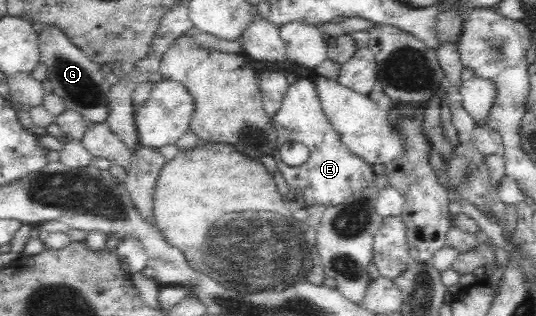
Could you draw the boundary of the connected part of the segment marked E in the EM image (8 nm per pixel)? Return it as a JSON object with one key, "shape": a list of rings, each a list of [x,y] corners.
{"shape":[[[297,78],[290,84],[284,92],[284,98],[278,111],[271,119],[274,130],[278,135],[279,147],[288,142],[300,141],[309,148],[309,159],[299,167],[290,167],[283,163],[281,155],[275,153],[277,171],[281,178],[292,191],[298,191],[302,199],[310,205],[323,205],[324,207],[334,207],[336,204],[344,202],[354,192],[364,190],[368,187],[378,173],[378,169],[370,166],[364,159],[352,154],[340,142],[338,134],[322,109],[320,99],[310,78]]]}

